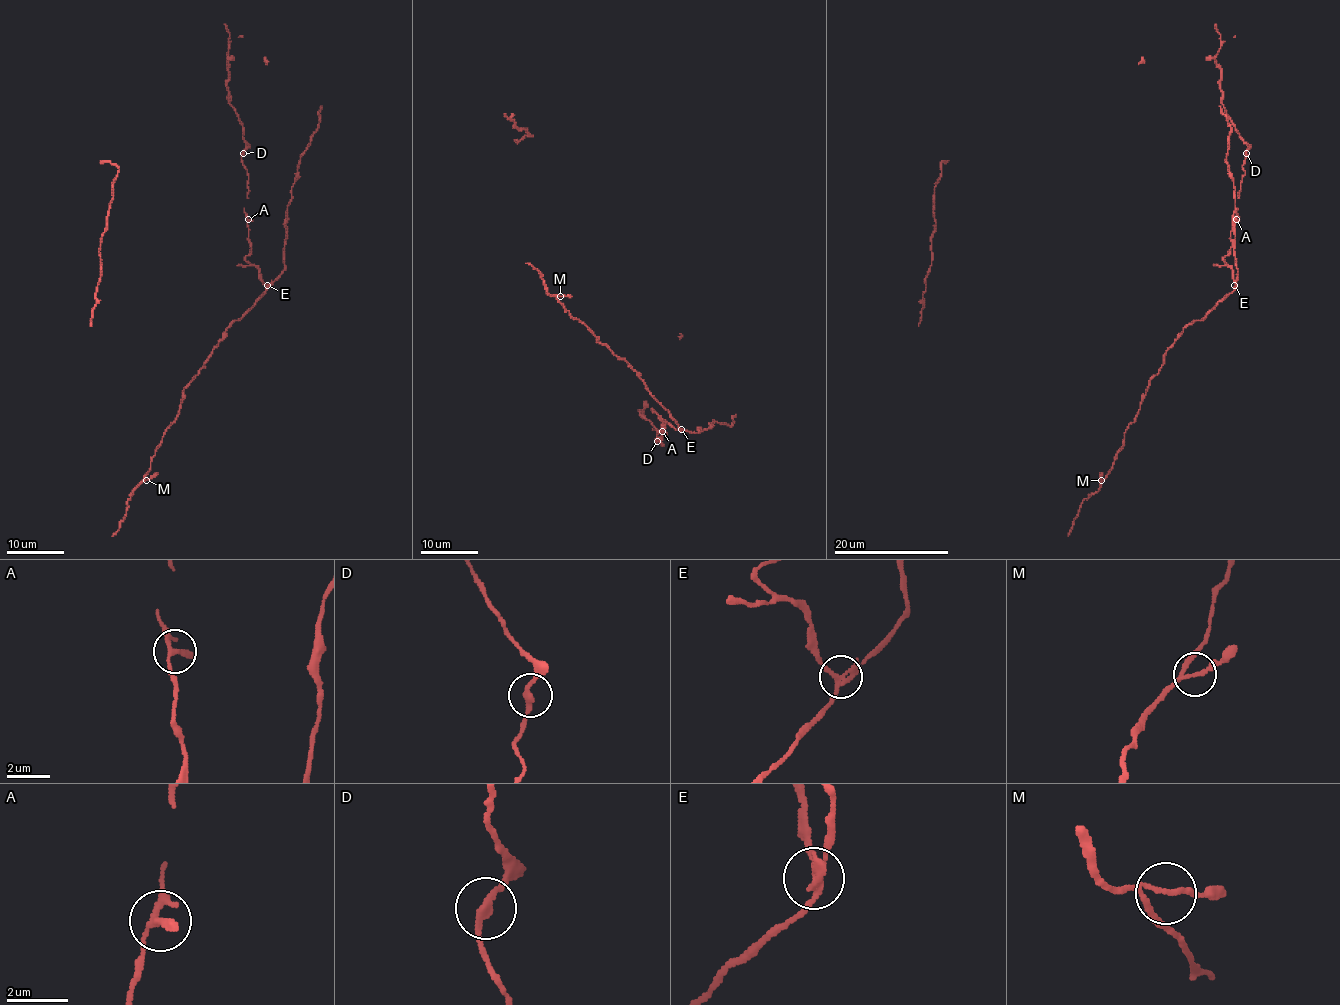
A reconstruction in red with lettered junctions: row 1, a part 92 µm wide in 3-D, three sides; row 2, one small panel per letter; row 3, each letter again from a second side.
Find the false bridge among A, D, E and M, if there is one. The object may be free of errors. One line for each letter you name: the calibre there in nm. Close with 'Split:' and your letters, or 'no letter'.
E: 220 nm
Split: E

